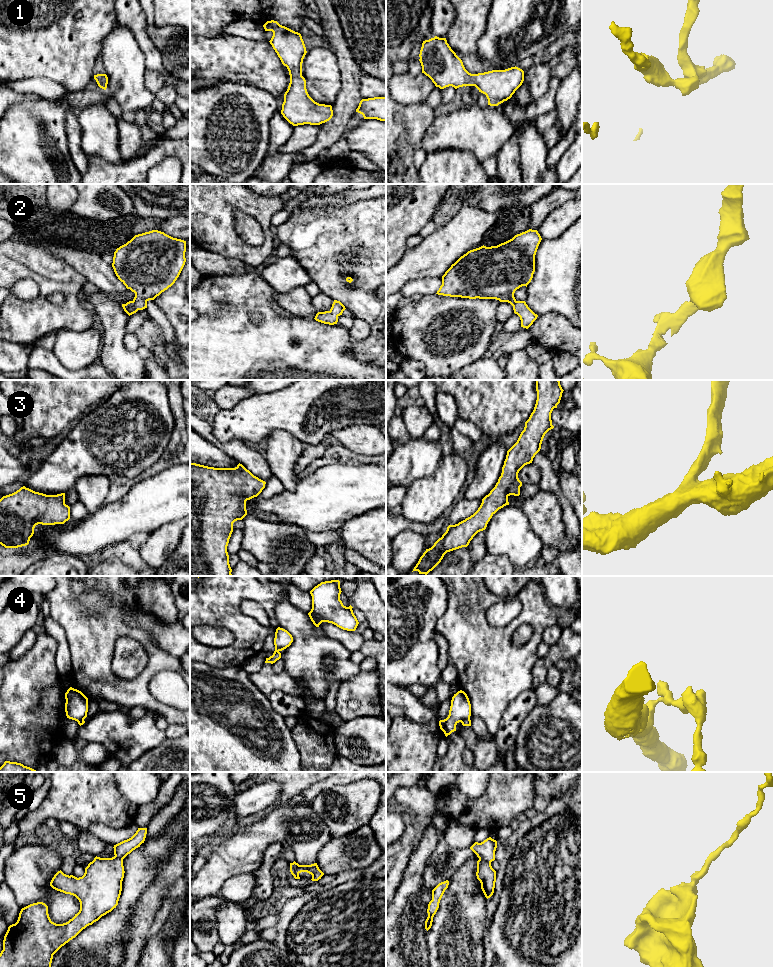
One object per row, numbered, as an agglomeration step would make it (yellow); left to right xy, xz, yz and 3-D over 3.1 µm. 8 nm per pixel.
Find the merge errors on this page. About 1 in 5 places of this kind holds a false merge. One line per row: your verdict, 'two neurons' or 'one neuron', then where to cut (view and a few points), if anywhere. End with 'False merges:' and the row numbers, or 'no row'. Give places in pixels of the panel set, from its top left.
1: one neuron; no cut
2: one neuron; no cut
3: one neuron; no cut
4: two neurons; cut in xz along (278, 651), (273, 654)
5: two neurons; cut in yz along (479, 858), (490, 863)
False merges: 4, 5

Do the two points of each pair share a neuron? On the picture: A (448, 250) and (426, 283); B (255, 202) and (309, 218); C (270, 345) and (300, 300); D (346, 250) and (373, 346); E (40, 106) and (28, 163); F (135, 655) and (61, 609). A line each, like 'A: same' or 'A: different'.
A: different
B: different
C: different
D: same
E: same
F: different

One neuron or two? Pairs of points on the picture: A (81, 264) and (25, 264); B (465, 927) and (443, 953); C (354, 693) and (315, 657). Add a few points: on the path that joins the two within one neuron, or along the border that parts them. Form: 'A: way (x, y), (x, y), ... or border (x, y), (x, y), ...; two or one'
A: border (49, 251), (60, 257), (87, 279); two
B: way (459, 933), (449, 947); one
C: border (361, 670), (355, 676), (342, 681); two

